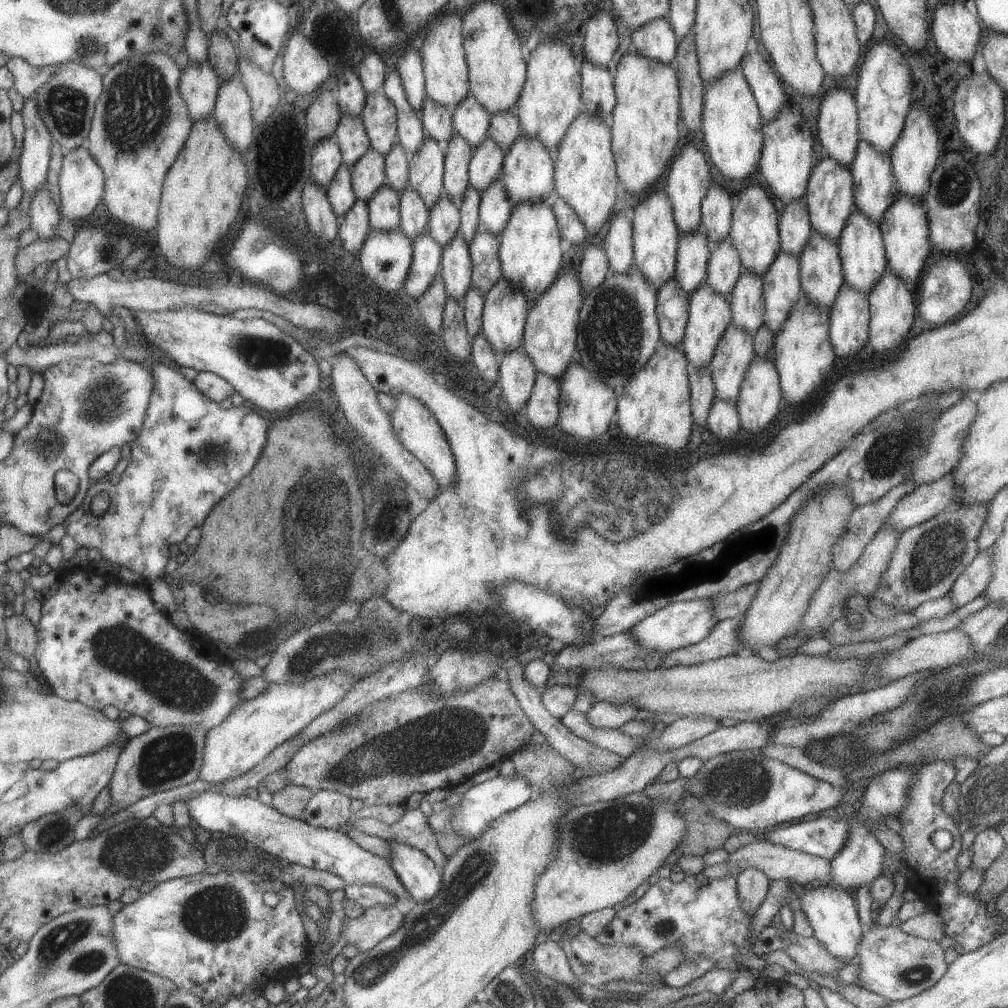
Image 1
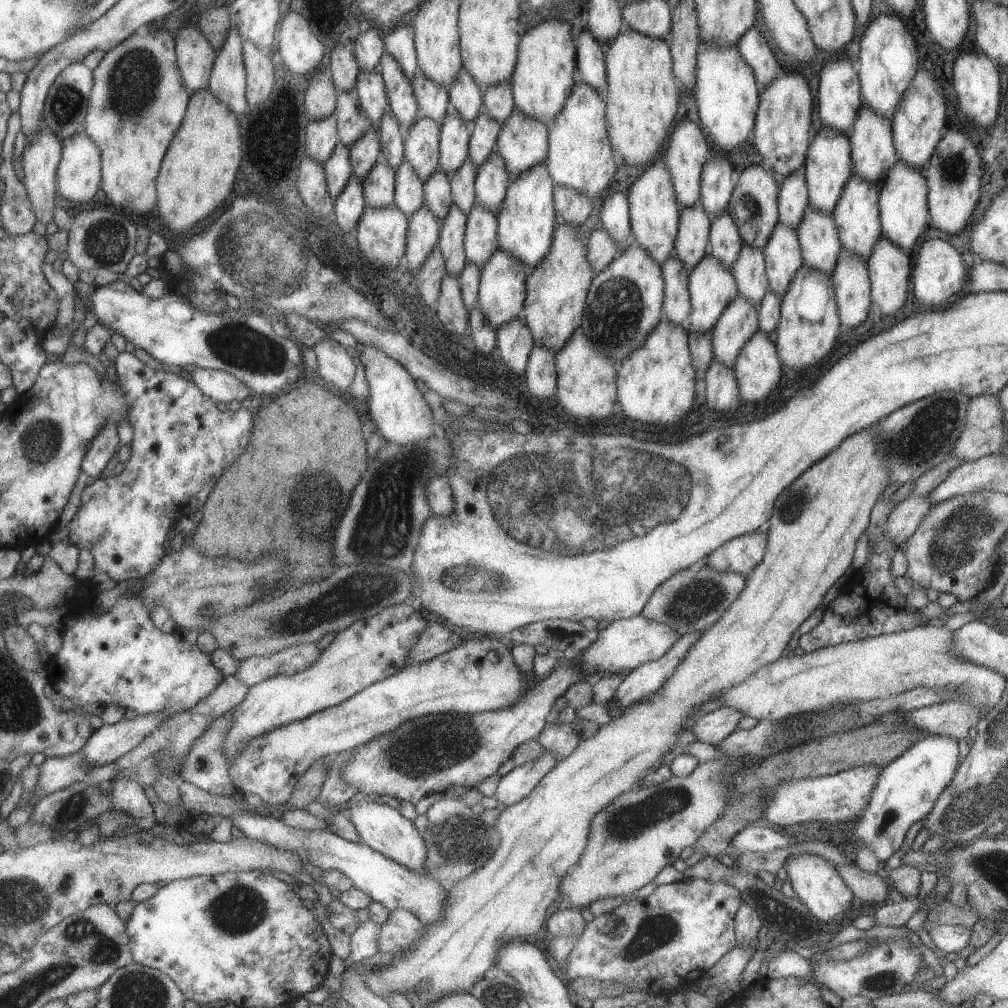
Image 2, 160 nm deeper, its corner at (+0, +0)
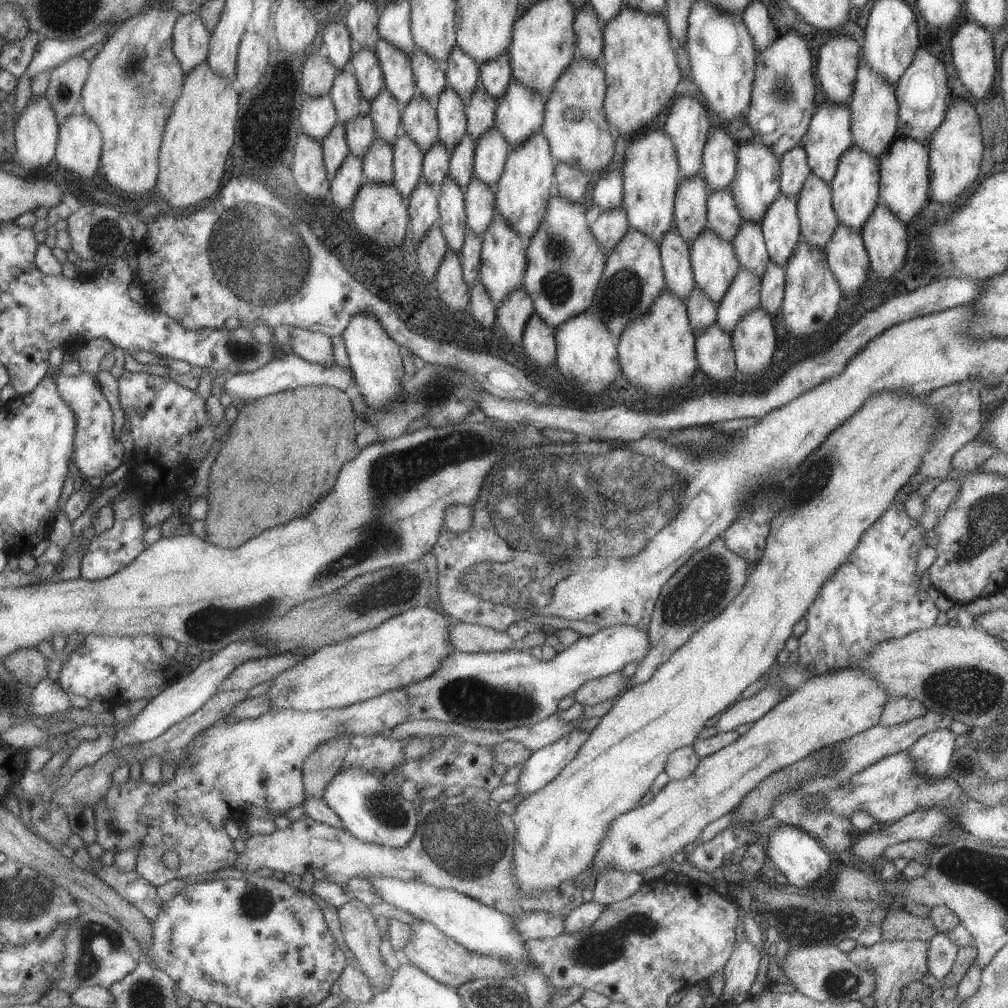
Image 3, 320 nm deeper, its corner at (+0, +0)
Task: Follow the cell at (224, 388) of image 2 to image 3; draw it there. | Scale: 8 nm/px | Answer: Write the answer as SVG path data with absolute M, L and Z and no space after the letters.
M281 350L274 359L267 361L263 366L256 368L250 373L237 373L231 378L225 379L221 392L227 392L234 402L245 400L253 400L253 398L263 398L265 394L273 394L279 390L291 390L297 386L306 387L309 385L329 385L339 388L339 390L347 390L353 384L354 378L350 373L350 369L339 366L337 363L330 365L320 365L311 361L307 362L297 355L288 354Z

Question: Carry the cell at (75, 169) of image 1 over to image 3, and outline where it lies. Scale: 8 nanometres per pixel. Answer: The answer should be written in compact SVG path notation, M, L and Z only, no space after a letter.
M84 112L63 118L55 145L57 164L81 178L91 178L100 165L101 138L99 127Z

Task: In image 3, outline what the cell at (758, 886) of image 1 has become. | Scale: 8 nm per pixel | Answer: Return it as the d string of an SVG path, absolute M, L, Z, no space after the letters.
M745 937L742 942L736 942L733 952L722 968L722 991L717 999L721 1004L731 1003L736 993L746 993L749 990L757 976L760 958L761 950L746 942Z

